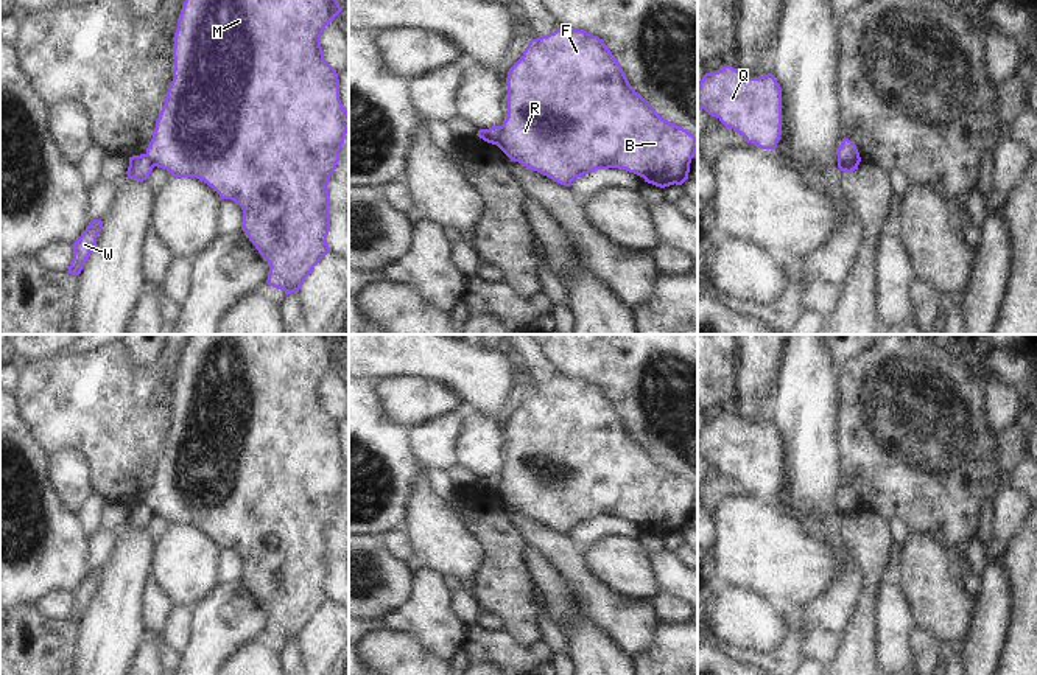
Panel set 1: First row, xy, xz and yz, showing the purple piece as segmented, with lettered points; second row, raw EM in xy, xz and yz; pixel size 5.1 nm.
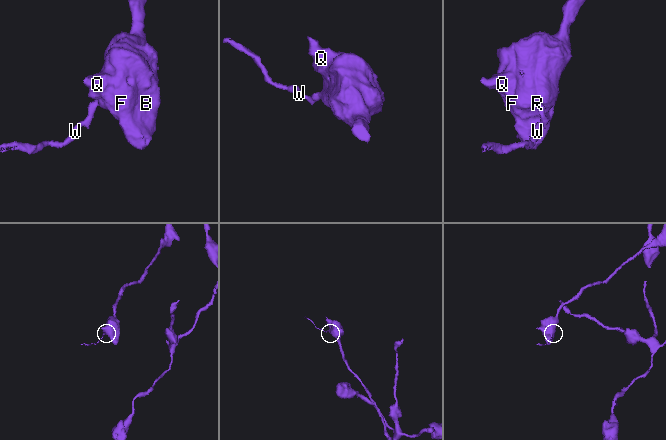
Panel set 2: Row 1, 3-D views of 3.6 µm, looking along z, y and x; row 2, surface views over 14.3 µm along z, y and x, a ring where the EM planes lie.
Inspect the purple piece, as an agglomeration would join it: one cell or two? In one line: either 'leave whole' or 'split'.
split

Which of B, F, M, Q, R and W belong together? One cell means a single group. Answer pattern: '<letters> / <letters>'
B F M Q R / W

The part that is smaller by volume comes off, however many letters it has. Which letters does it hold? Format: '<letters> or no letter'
W

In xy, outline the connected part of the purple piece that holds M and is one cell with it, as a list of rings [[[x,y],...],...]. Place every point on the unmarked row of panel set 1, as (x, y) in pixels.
[[[192,334],[182,353],[178,378],[173,386],[174,426],[168,435],[165,453],[156,468],[156,477],[146,496],[146,504],[154,515],[170,519],[173,526],[196,526],[204,529],[221,547],[230,547],[241,555],[241,579],[269,613],[266,631],[282,638],[286,644],[299,639],[315,614],[330,602],[327,593],[330,580],[330,543],[327,533],[336,518],[339,499],[349,479],[349,460],[339,448],[338,421],[324,407],[321,384],[341,359],[329,334]]]

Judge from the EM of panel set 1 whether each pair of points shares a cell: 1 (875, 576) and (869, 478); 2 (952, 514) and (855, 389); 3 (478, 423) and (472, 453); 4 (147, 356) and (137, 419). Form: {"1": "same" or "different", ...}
{"1": "different", "2": "same", "3": "same", "4": "different"}

